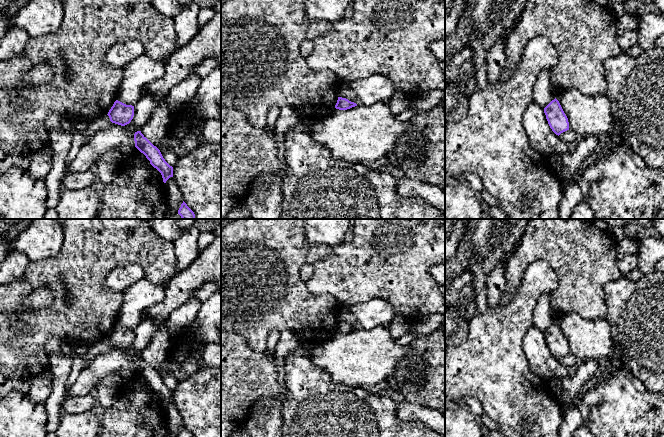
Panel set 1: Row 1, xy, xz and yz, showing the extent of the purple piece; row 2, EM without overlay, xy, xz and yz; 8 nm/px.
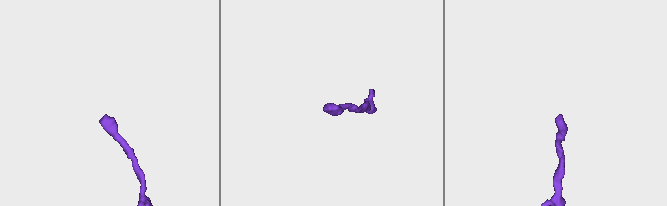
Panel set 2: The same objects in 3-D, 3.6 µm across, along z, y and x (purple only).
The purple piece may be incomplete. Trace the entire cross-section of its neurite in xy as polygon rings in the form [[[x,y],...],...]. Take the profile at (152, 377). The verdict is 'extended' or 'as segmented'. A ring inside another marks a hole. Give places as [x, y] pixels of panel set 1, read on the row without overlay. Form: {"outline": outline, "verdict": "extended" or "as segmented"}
{"outline": [[[141,355],[135,356],[134,365],[135,371],[143,377],[150,385],[150,388],[161,397],[164,407],[166,407],[170,401],[173,401],[173,391],[165,385],[160,374],[154,370]]], "verdict": "as segmented"}

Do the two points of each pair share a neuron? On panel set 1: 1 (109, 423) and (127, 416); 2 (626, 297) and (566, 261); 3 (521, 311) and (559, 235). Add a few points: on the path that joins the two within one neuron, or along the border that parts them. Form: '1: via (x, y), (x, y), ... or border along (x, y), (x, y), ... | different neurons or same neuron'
1: via (113, 423), (120, 423), (123, 420) | same neuron
2: border along (623, 275), (610, 280), (604, 286), (607, 307) | different neurons
3: border along (524, 271), (531, 263), (544, 260), (559, 282) | different neurons

